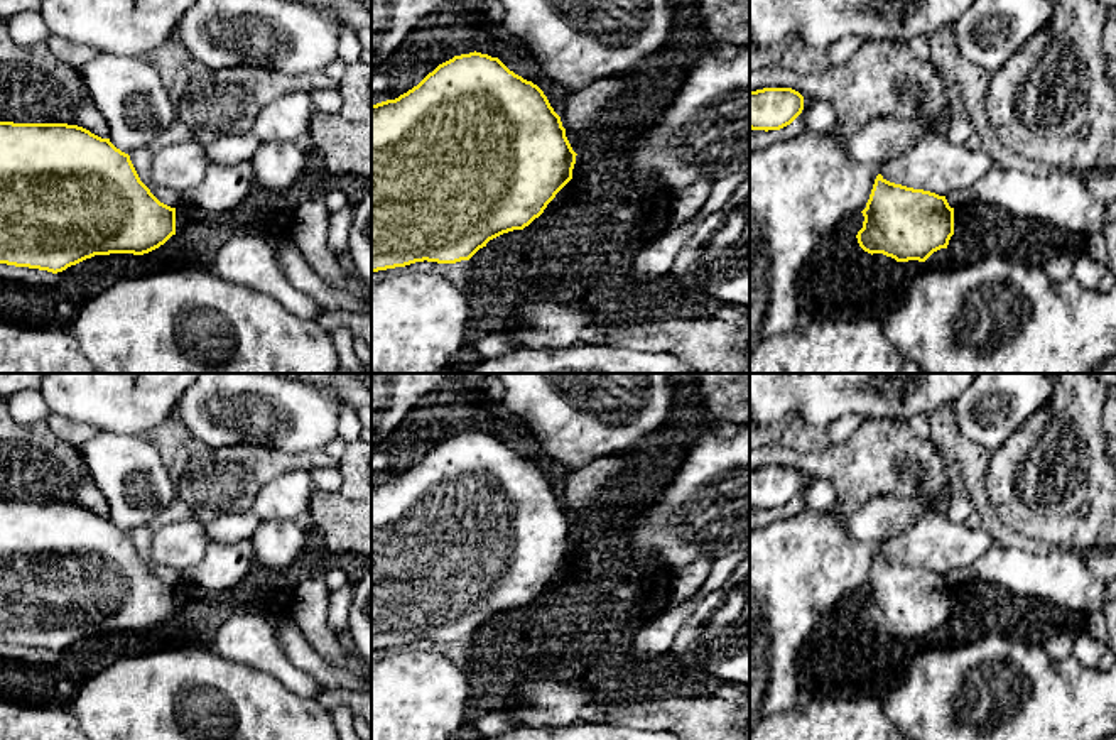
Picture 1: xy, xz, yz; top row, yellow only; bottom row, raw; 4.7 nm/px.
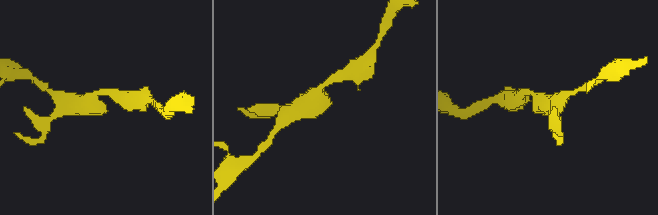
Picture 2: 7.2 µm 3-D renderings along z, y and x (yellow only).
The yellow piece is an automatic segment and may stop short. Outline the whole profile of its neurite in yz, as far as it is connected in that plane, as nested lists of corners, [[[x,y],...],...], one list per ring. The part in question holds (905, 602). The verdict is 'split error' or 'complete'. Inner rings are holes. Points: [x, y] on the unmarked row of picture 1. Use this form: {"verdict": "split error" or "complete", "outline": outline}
{"verdict": "complete", "outline": [[[881,552],[861,591],[859,625],[897,640],[925,640],[954,613],[954,586],[945,574],[890,561]]]}

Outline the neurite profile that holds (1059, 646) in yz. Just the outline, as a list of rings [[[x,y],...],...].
[[[1060,630],[1059,634],[1047,637],[1042,647],[1048,652],[1052,661],[1062,661],[1072,656],[1074,637],[1074,630]]]

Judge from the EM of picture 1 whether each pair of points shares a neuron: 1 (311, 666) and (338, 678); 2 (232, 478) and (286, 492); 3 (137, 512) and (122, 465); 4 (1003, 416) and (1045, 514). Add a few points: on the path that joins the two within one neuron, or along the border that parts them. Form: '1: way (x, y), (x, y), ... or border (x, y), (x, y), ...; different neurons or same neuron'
1: way (318, 668), (331, 678); same neuron
2: border (299, 468), (274, 477), (259, 492), (252, 509); different neurons
3: way (132, 500), (132, 477); same neuron
4: border (1025, 421), (990, 453); different neurons

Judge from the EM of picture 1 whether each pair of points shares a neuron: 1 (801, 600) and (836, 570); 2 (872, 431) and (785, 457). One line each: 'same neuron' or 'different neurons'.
1: same neuron
2: same neuron

